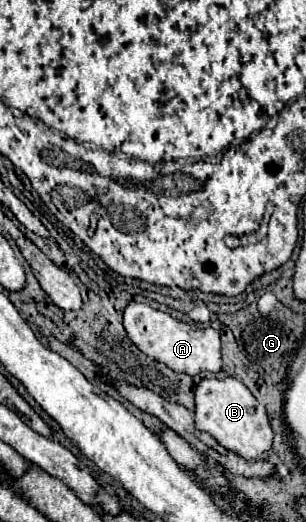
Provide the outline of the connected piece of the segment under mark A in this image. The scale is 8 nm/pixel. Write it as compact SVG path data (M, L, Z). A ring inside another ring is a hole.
M132 301L124 309L124 329L128 333L128 339L148 357L164 363L172 371L186 373L186 375L198 375L200 371L212 371L218 373L222 369L220 359L220 335L216 329L206 327L198 329L184 321L174 319L170 313L152 309L146 303Z

